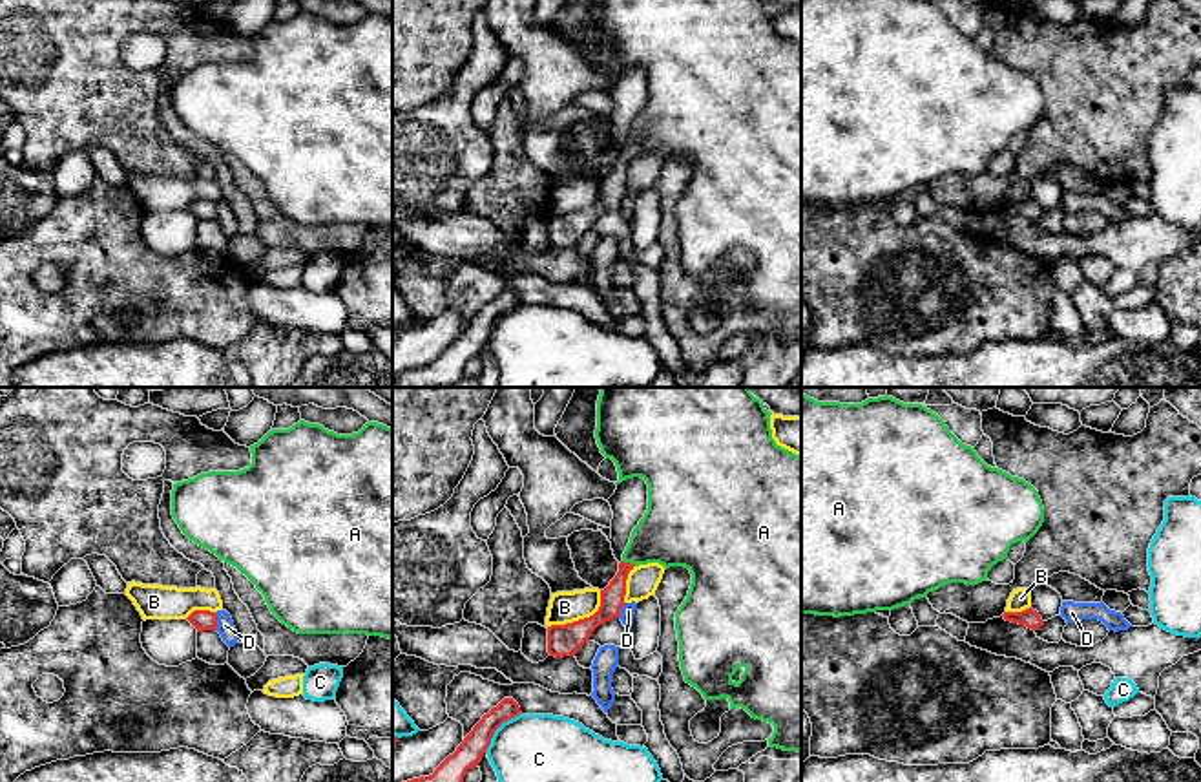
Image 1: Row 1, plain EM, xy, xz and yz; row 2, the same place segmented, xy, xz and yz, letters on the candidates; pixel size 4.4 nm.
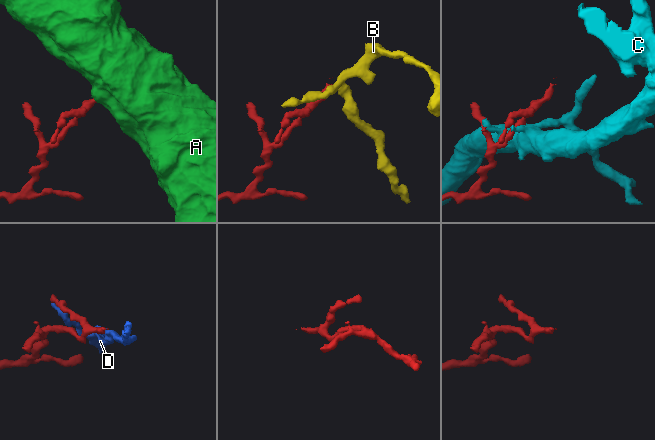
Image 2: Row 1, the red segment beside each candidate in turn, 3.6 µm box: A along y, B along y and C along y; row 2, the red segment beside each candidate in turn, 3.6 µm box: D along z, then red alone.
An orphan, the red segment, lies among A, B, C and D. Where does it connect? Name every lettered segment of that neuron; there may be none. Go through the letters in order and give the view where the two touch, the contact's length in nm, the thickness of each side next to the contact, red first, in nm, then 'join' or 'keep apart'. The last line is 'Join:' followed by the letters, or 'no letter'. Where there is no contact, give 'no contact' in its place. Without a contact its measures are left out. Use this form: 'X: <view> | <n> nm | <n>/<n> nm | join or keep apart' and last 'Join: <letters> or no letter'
A: xz | 70 nm | 110/320 nm | join
B: xz | 280 nm | 140/140 nm | keep apart
C: xz | 240 nm | 120/300 nm | keep apart
D: xy | 80 nm | 100/80 nm | keep apart
Join: A

